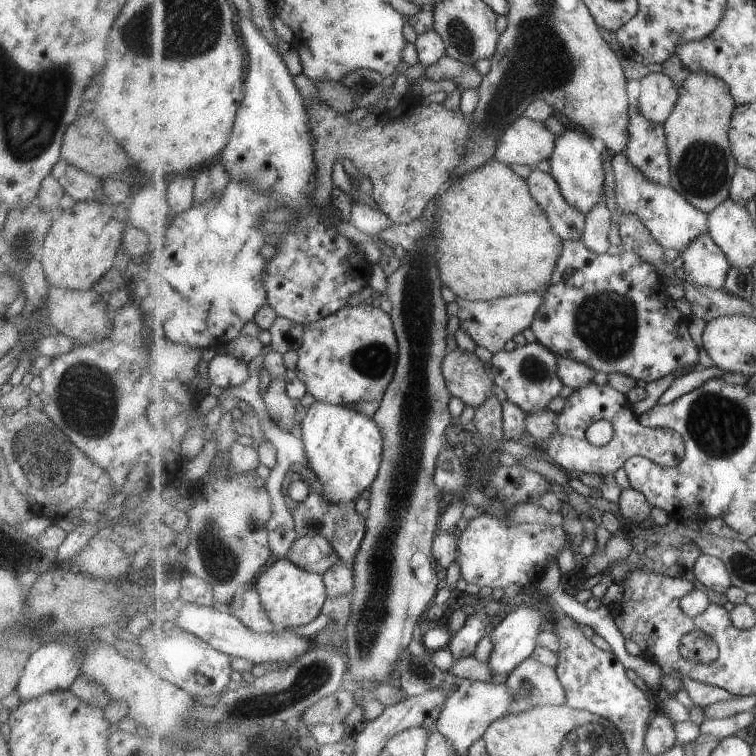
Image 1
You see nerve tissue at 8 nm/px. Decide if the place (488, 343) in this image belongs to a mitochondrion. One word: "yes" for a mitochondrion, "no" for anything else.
no

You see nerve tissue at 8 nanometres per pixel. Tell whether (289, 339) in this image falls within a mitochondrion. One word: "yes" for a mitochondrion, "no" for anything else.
no

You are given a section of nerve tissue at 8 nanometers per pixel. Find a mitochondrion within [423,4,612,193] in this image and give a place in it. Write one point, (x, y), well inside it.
(462, 40)

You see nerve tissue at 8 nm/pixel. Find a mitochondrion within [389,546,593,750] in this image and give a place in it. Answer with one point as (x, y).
(530, 691)

